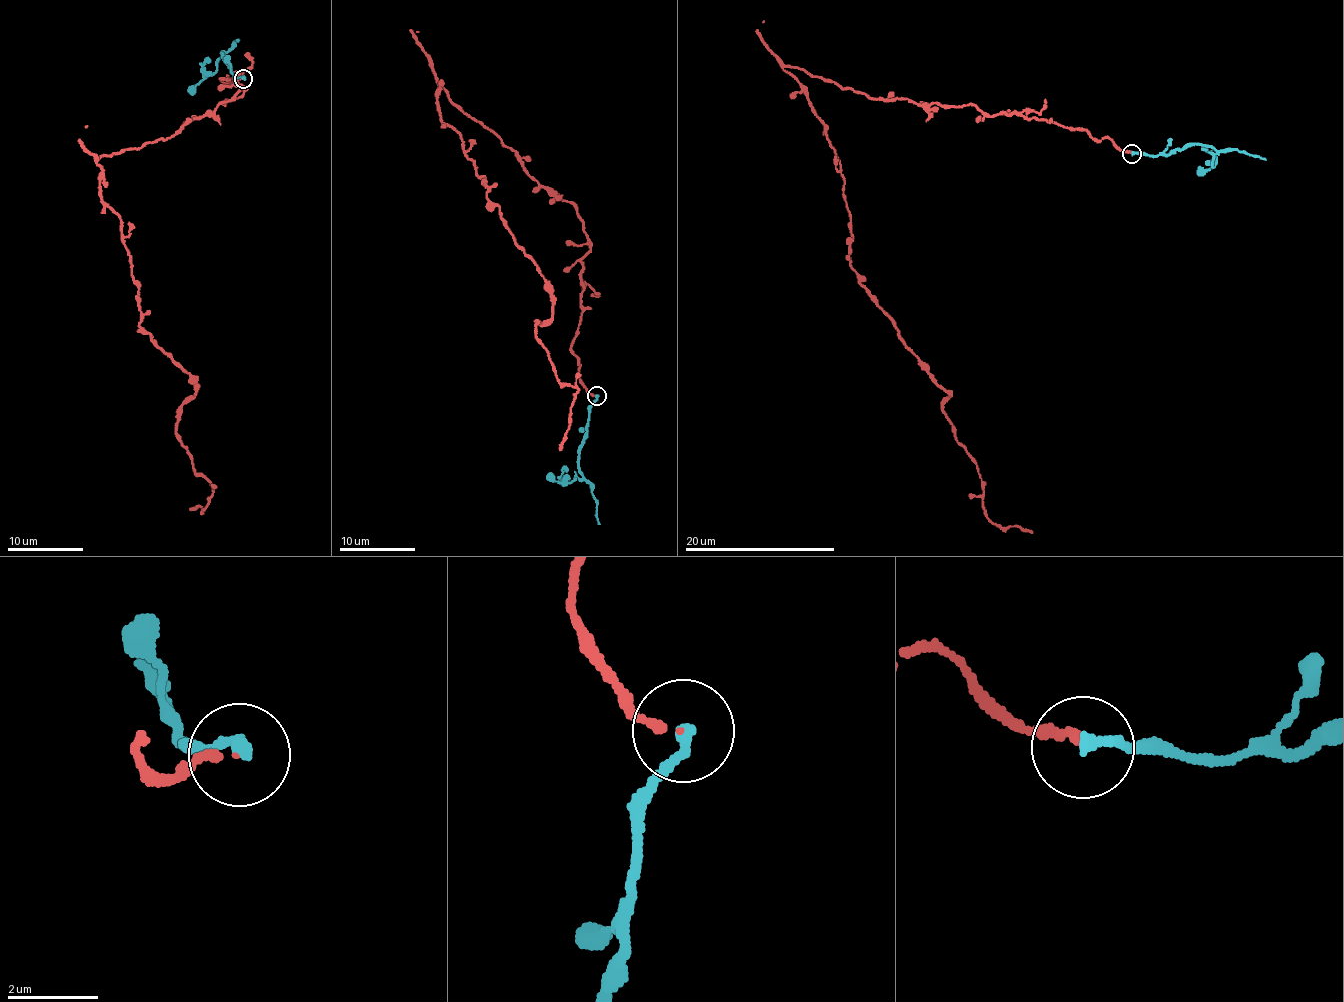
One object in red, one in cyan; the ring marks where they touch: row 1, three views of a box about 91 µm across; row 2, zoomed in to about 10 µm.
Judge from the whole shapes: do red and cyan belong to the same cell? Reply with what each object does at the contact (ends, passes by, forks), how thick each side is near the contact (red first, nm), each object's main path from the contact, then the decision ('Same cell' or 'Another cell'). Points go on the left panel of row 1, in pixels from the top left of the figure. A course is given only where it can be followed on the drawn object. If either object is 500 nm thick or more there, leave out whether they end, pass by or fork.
At the ring red ends. At the ring cyan ends. Thickness 150 nm (red) against 260 nm. Course of red: (243, 78), (96, 163), (140, 325), (191, 378), (176, 434), (212, 496), (189, 509). Course of cyan: (243, 78), (234, 77), (222, 51), (225, 53), (218, 61), (218, 68), (203, 77), (190, 93). Same cell

